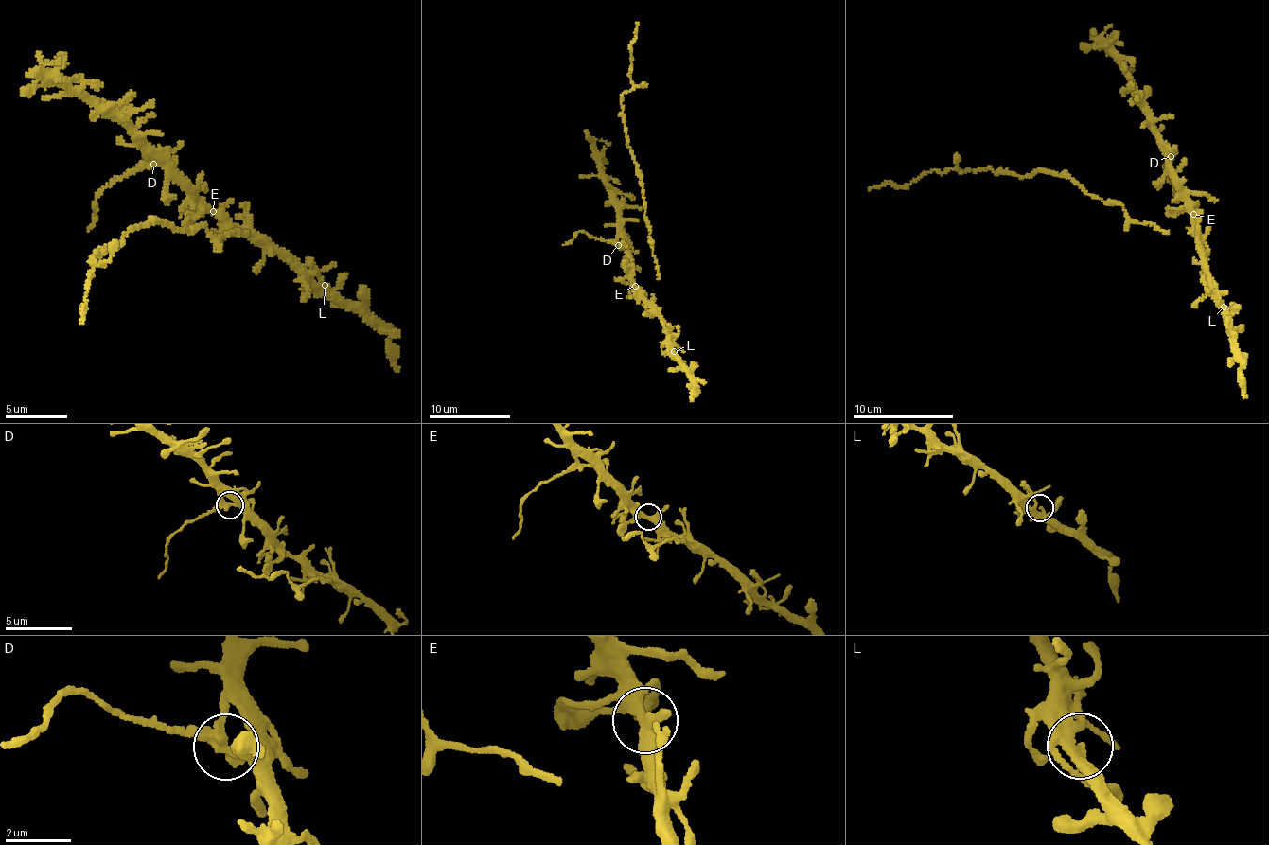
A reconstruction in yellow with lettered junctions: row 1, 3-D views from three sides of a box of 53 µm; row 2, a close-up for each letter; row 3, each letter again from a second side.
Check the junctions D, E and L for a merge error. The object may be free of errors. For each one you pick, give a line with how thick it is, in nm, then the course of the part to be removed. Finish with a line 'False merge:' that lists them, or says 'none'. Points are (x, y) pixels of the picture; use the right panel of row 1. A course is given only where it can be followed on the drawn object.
D: 280 nm | (1170, 157), (1164, 167), (1177, 199)
False merge: D

